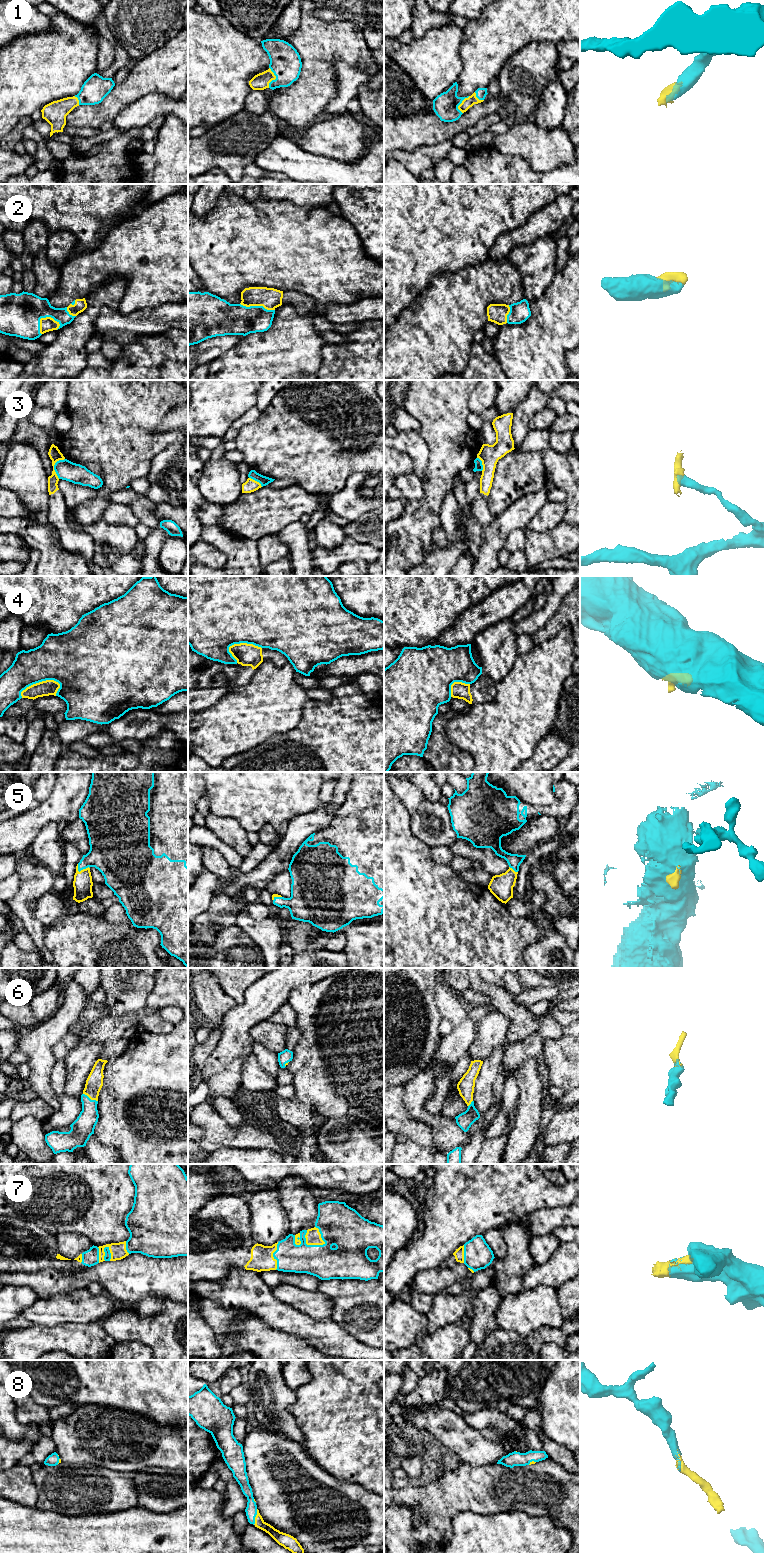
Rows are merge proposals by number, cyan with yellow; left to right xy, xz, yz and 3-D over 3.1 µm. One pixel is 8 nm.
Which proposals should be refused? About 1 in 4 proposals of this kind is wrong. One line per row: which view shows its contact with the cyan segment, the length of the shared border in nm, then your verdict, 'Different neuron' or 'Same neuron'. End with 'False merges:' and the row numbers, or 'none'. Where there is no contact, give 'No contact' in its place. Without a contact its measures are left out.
1: Touches cyan in xz. Shared border 170 nm. Same neuron
2: Touches cyan in xy. Shared border 190 nm. Same neuron
3: Touches cyan in xy. Shared border 180 nm. Different neuron
4: Touches cyan in xy. Shared border 340 nm. Different neuron
5: Touches cyan in xy. Shared border 110 nm. Same neuron
6: Touches cyan in xy. Shared border 140 nm. Same neuron
7: Touches cyan in xz. Shared border 190 nm. Same neuron
8: Touches cyan in xz. Shared border 130 nm. Same neuron
False merges: 3, 4

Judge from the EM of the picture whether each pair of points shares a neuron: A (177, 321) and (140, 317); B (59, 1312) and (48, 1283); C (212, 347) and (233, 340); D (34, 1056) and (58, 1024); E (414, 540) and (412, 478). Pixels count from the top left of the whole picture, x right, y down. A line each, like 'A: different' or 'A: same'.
A: same
B: different
C: same
D: same
E: different

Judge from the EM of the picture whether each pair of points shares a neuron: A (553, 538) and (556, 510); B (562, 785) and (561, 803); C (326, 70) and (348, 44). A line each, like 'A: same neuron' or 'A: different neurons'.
A: different neurons
B: same neuron
C: same neuron

